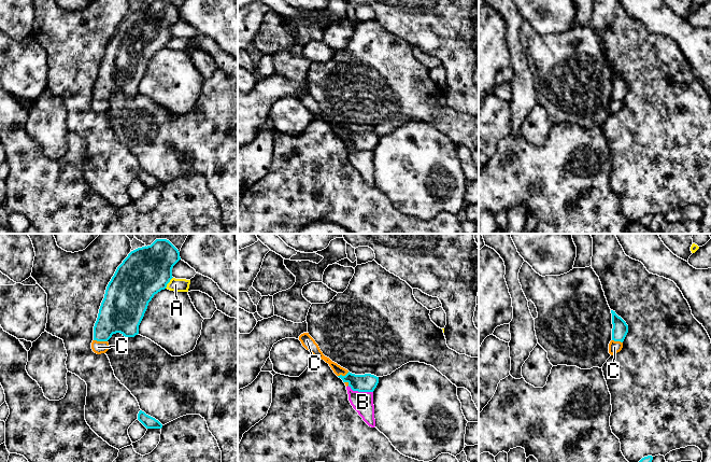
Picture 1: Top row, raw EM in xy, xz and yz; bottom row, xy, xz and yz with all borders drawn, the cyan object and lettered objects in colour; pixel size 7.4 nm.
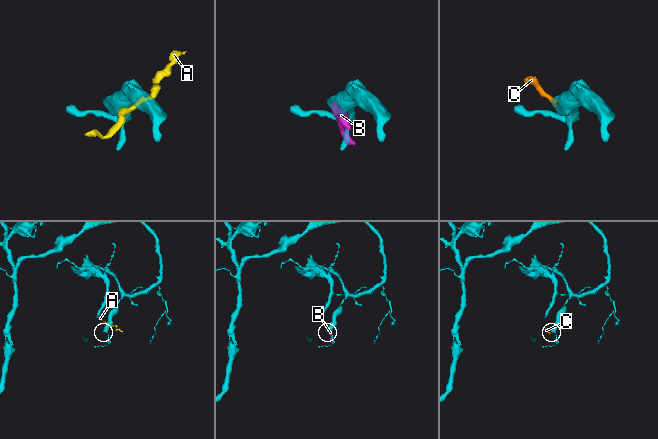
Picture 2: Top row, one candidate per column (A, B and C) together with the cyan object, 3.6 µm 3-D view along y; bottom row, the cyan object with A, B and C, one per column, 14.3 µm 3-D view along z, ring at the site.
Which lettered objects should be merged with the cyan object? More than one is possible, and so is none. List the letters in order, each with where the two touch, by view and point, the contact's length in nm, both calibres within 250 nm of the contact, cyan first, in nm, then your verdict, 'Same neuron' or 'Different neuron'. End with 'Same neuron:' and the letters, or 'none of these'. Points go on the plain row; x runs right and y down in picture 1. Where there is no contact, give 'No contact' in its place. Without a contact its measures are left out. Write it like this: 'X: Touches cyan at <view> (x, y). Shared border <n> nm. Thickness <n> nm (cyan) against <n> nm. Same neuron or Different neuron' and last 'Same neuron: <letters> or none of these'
A: Touches cyan at xy (169, 40). Shared border 110 nm. Thickness 360 nm (cyan) against 100 nm. Different neuron
B: Touches cyan at xz (360, 150). Shared border 200 nm. Thickness 140 nm (cyan) against 160 nm. Different neuron
C: Touches cyan at xy (100, 99). Shared border 110 nm. Thickness 300 nm (cyan) against 100 nm. Different neuron
Same neuron: none of these

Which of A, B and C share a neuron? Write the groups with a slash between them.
A / B C

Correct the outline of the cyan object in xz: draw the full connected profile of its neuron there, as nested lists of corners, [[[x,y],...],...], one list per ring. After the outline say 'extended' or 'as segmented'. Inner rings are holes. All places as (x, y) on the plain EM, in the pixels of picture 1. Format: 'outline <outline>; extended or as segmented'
outline [[[349,130],[345,135],[338,136],[347,141],[353,150],[358,151],[373,151],[379,142],[379,136],[371,132],[355,134]]]; as segmented

